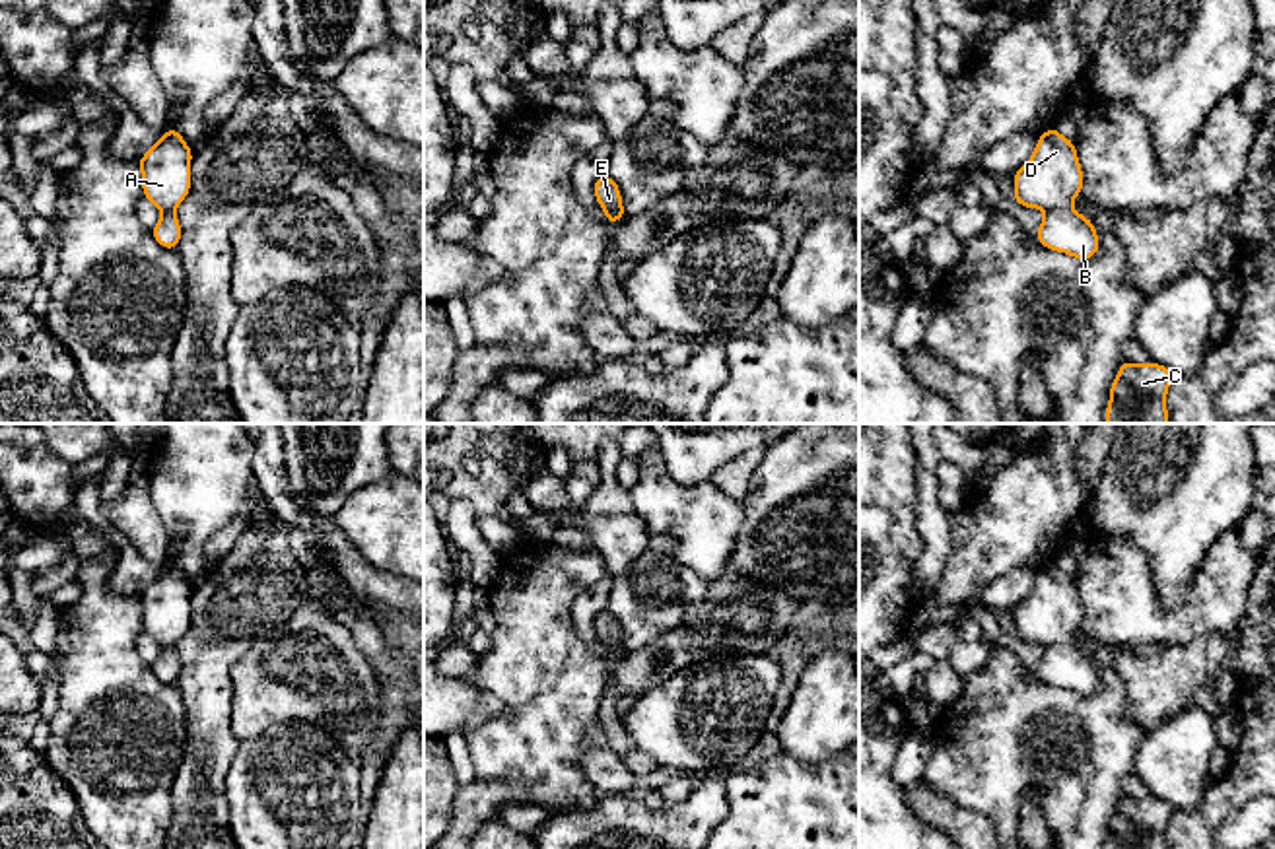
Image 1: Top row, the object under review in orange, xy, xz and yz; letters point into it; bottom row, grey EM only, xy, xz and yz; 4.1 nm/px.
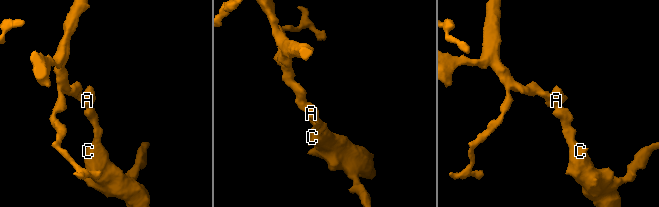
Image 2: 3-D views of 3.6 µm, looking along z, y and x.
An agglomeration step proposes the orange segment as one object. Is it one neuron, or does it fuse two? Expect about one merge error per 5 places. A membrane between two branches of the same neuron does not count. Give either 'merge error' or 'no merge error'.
no merge error

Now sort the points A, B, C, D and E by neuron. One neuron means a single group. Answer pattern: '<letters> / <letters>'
A B C D E

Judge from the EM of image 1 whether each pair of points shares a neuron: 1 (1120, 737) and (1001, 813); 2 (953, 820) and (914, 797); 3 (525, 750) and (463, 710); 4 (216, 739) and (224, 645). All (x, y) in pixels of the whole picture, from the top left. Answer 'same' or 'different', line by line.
1: same
2: same
3: different
4: same

